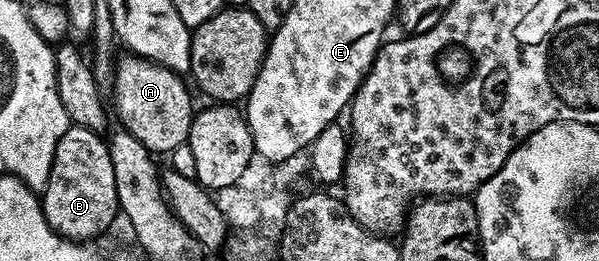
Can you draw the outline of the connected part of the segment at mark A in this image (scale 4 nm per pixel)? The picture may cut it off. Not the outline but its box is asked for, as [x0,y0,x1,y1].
[112,54,194,154]

